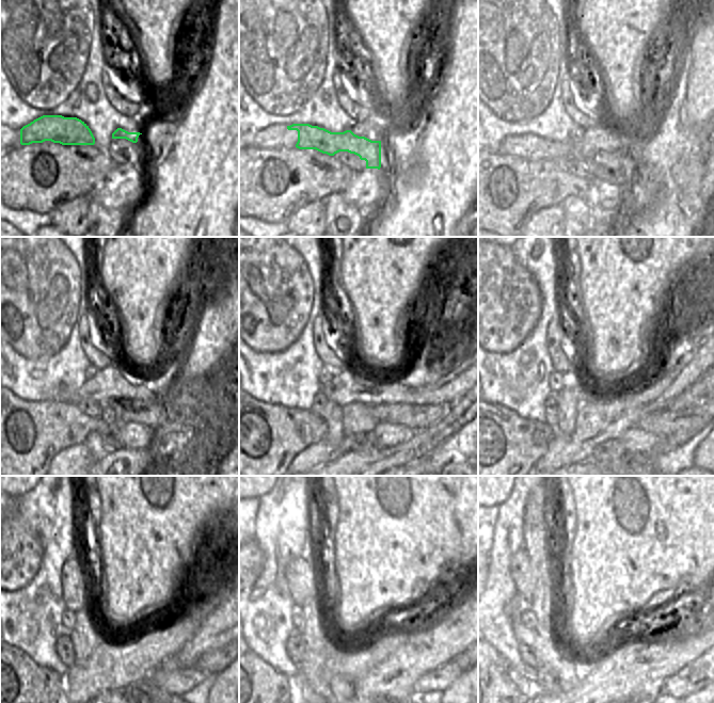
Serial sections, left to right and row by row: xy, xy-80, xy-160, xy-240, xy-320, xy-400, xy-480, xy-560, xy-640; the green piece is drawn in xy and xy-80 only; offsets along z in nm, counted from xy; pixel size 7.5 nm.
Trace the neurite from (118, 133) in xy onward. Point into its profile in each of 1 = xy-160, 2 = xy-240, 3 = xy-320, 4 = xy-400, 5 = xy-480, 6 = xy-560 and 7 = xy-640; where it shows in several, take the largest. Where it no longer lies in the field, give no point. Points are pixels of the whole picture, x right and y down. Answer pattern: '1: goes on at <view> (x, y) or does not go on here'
1: goes on at xy-160 (618, 168)
2: goes on at xy-240 (153, 414)
3: goes on at xy-320 (416, 417)
4: goes on at xy-400 (665, 422)
5: goes on at xy-480 (213, 662)
6: goes on at xy-560 (456, 659)
7: does not go on here

